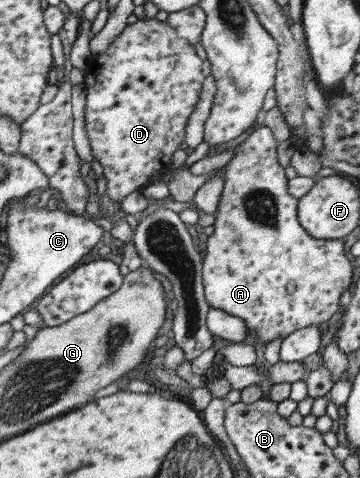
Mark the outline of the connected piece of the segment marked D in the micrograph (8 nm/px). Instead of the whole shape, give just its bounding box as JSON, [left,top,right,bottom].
[83,18,205,202]

